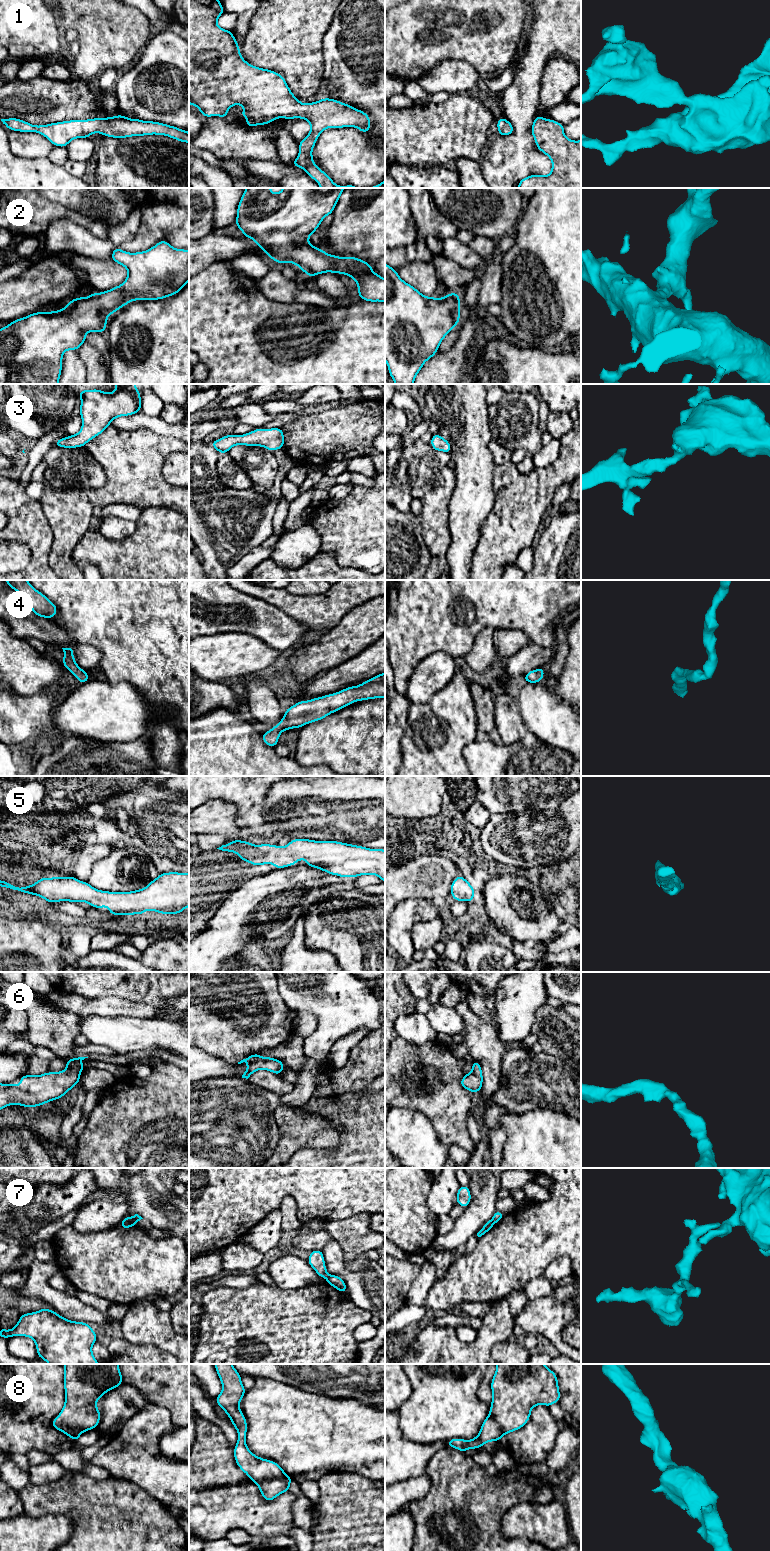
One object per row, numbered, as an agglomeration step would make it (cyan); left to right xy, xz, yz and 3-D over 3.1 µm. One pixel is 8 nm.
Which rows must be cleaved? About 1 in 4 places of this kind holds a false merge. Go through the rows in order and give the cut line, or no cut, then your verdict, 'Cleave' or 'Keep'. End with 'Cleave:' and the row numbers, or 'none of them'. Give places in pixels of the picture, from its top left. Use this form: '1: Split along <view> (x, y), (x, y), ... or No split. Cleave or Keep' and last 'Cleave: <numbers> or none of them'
1: No split. Keep
2: No split. Keep
3: No split. Keep
4: No split. Keep
5: No split. Keep
6: No split. Keep
7: Split along yz (491, 1219), (494, 1223). Cleave
8: No split. Keep
Cleave: 7

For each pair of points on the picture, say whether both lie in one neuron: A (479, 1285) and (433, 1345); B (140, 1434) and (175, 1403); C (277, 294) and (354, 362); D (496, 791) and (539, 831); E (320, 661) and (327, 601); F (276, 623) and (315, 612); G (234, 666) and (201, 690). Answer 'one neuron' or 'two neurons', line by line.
A: two neurons
B: two neurons
C: two neurons
D: two neurons
E: two neurons
F: two neurons
G: two neurons

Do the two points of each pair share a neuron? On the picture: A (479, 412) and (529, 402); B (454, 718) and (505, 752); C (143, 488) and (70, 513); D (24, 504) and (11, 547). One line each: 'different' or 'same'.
A: different
B: different
C: same
D: different

